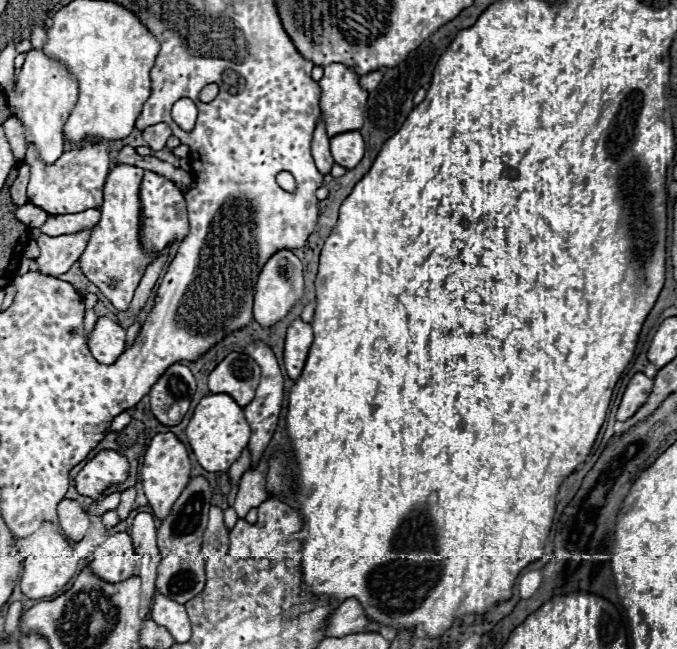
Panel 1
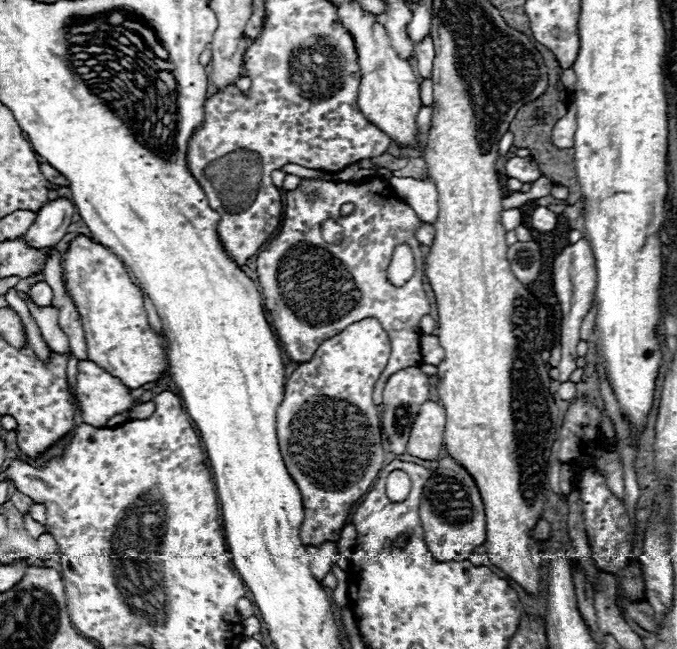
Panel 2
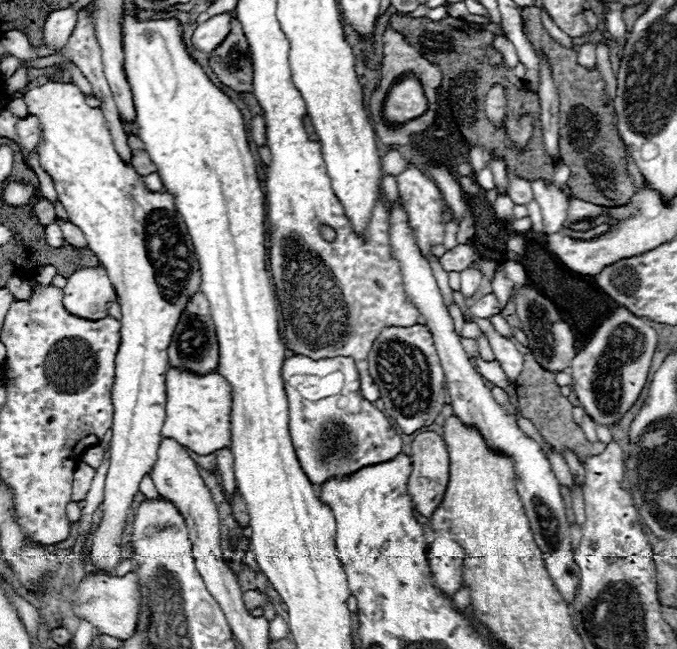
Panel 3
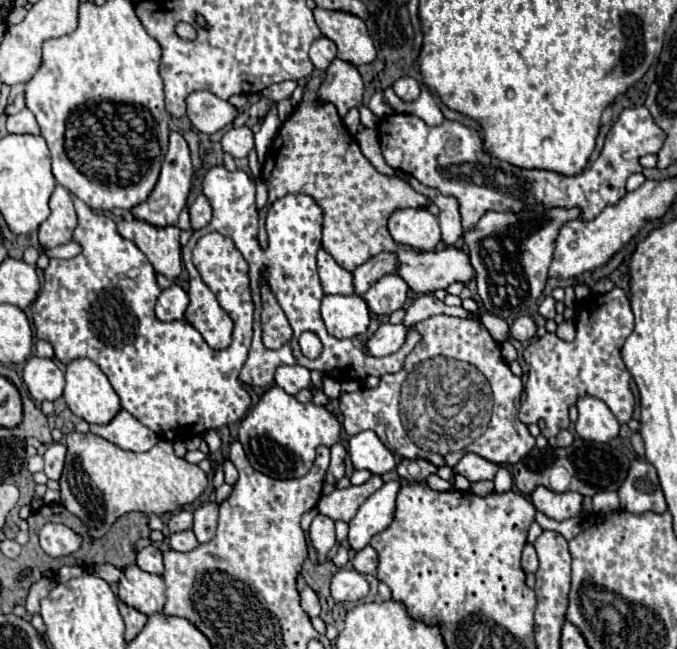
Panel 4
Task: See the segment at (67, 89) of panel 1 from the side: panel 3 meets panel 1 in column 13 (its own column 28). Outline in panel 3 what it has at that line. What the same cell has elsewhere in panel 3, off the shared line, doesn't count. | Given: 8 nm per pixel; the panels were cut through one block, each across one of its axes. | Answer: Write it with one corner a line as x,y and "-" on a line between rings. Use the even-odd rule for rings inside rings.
48,82
40,88
30,88
24,98
30,116
42,120
42,140
38,144
40,164
50,172
54,180
58,200
68,212
72,224
76,224
88,242
88,248
98,256
104,266
122,310
120,326
120,346
116,354
114,386
110,392
114,414
112,414
112,442
110,442
110,466
104,482
102,500
102,522
92,534
88,556
92,556
98,574
116,574
116,566
122,556
122,534
126,528
126,518
138,486
146,474
152,472
156,464
158,446
162,440
164,406
166,406
166,372
168,372
168,346
176,324
192,298
200,290
200,264
194,254
194,244
190,240
188,228
174,208
174,196
168,192
150,192
142,182
142,176
132,164
124,164
114,150
112,134
108,130
106,118
100,110
90,108
84,102
80,88
72,82

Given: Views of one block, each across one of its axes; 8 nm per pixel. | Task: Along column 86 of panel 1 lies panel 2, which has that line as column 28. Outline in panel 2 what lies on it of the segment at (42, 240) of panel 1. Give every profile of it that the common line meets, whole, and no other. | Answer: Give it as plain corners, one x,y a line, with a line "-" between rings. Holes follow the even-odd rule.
56,198
46,202
38,212
34,224
28,228
26,242
34,248
48,248
60,242
70,226
74,204
68,198

